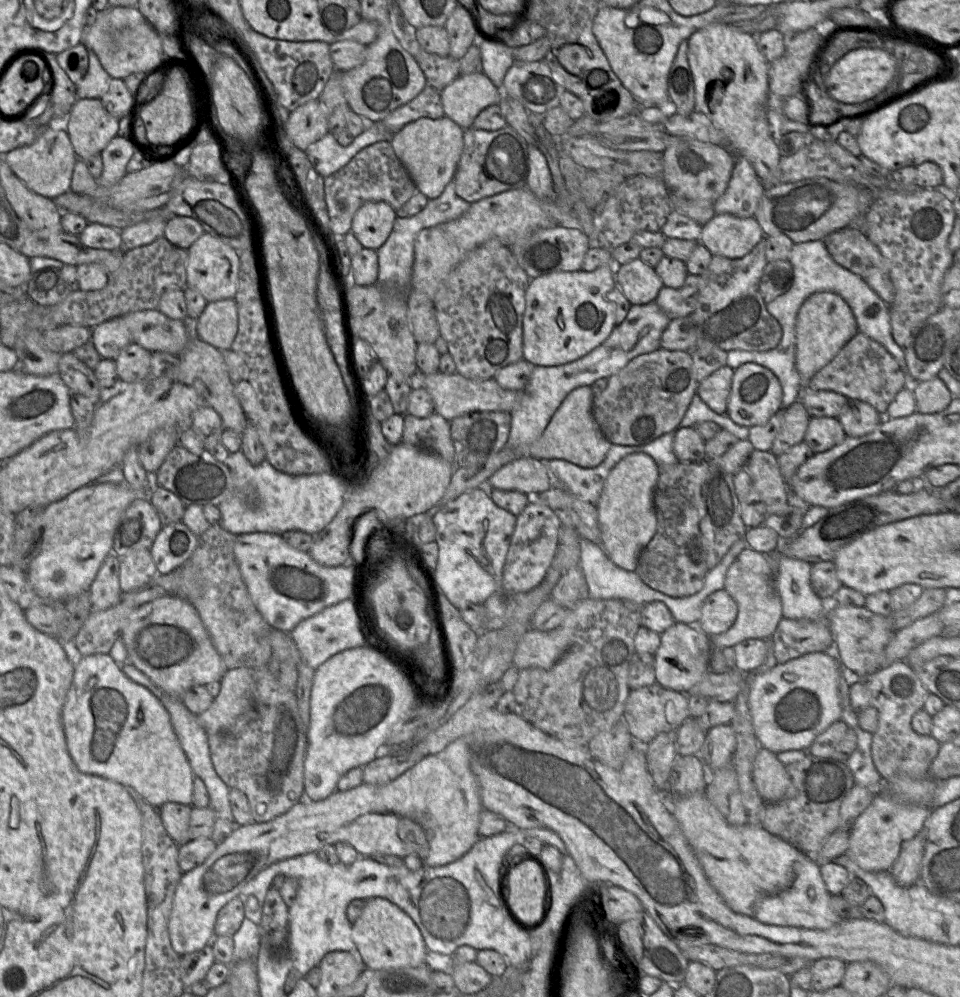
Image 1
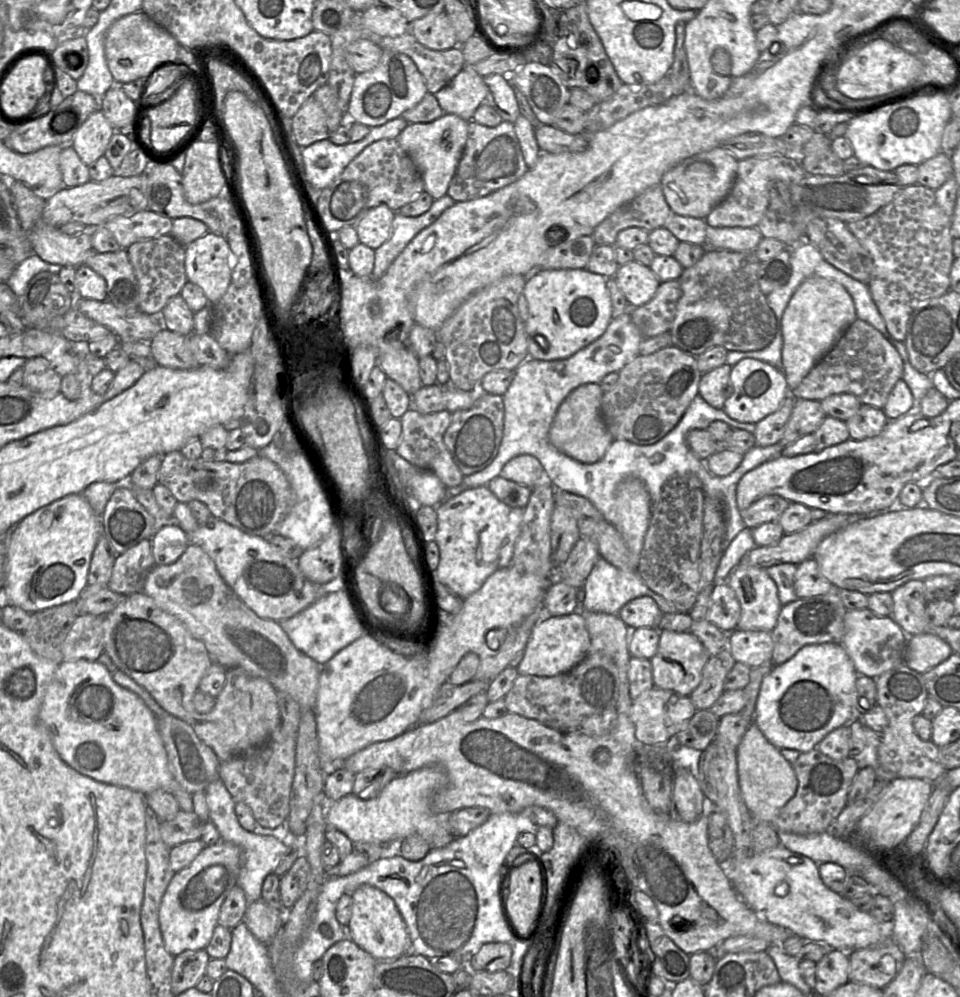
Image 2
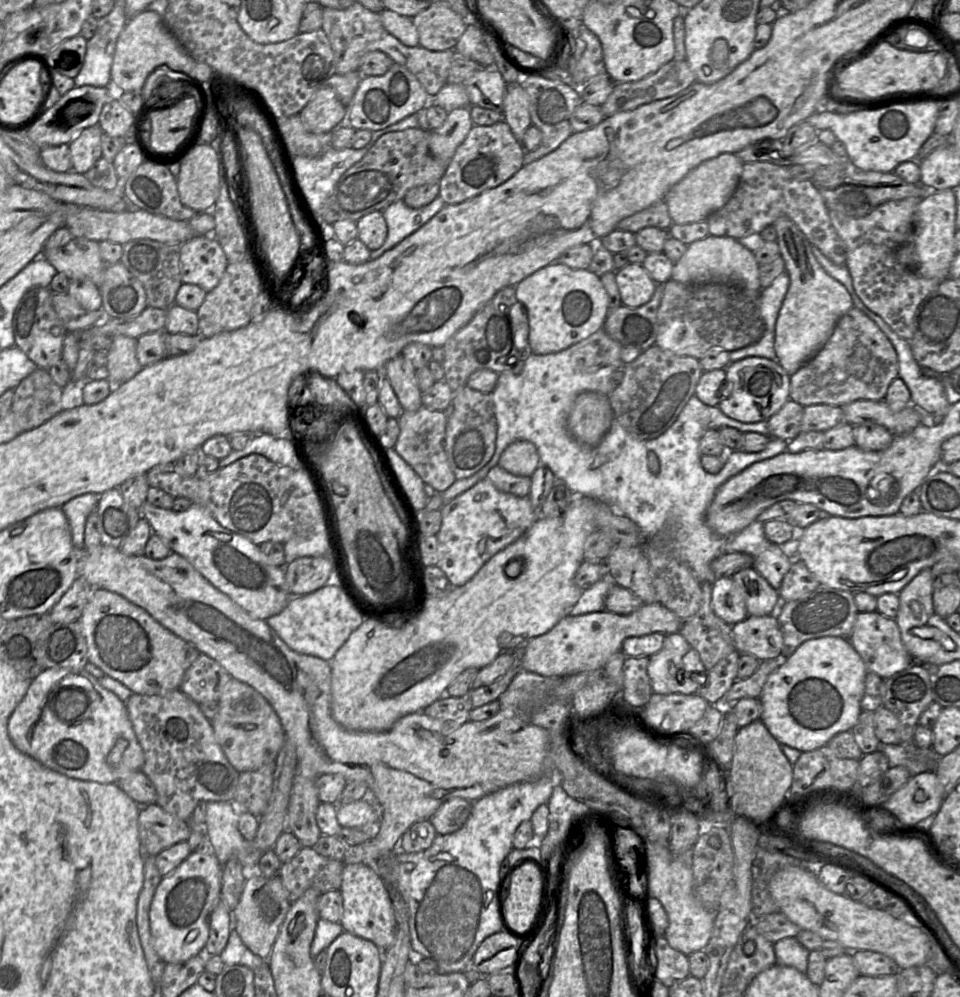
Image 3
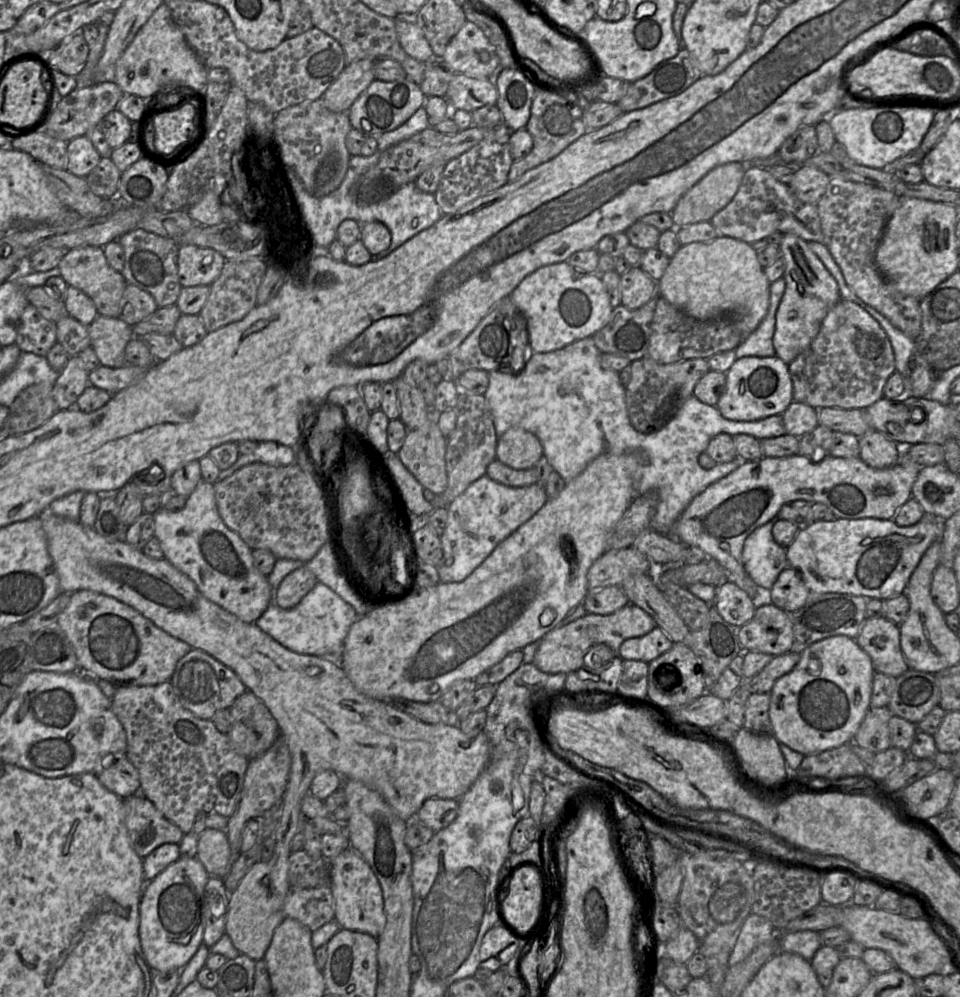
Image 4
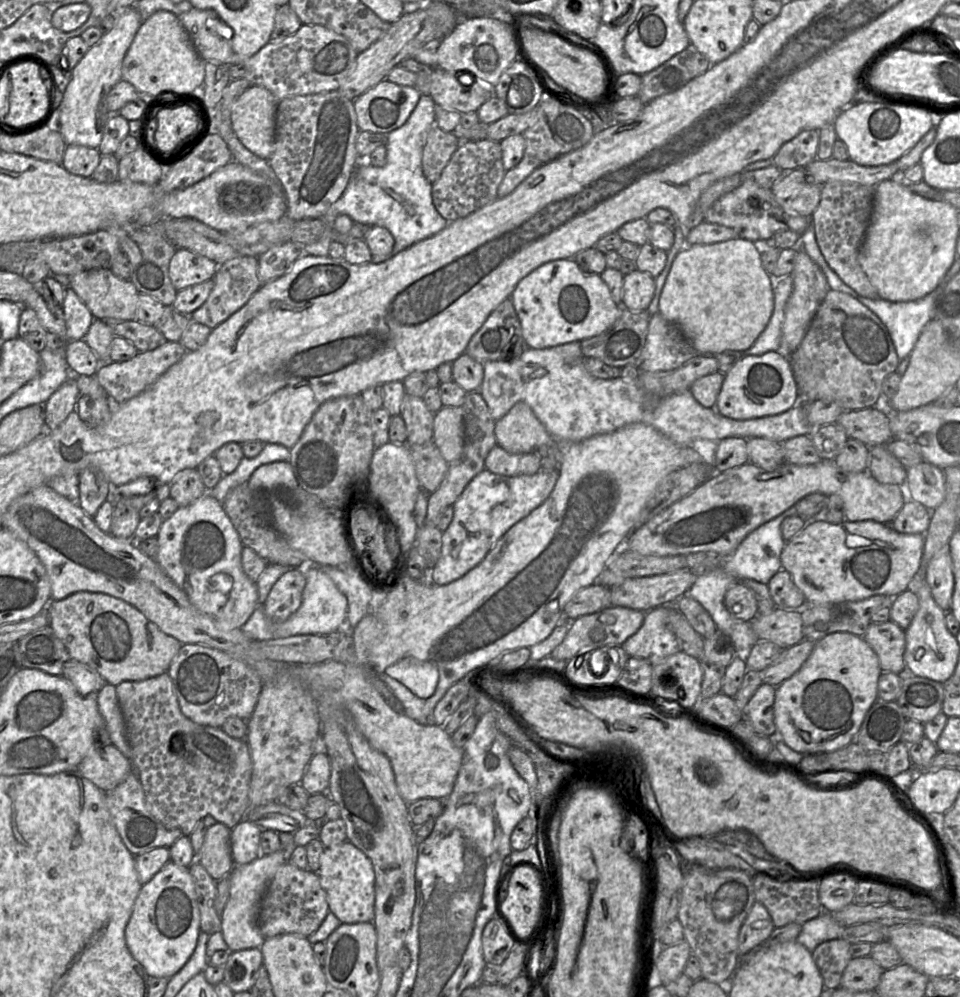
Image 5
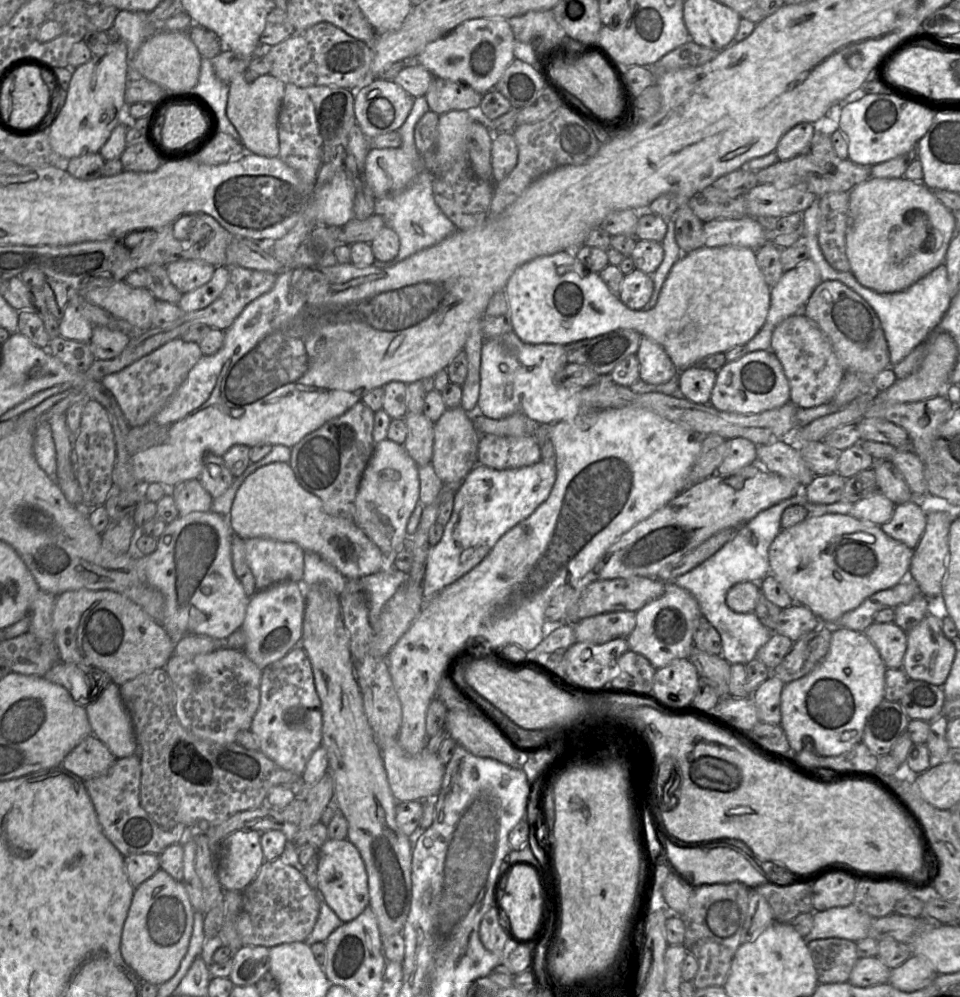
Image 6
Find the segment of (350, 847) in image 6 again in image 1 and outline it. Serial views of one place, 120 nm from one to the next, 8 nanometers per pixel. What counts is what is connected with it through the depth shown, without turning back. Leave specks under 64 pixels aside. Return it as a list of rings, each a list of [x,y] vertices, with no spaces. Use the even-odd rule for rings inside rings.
[[[371,898],[365,901],[360,917],[352,925],[352,940],[365,968],[391,970],[426,964],[428,950],[412,918],[387,899]]]

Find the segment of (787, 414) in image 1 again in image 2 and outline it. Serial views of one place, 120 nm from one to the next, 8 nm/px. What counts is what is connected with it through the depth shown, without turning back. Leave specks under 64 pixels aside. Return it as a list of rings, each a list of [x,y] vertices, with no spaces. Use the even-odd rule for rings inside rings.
[[[795,399],[791,416],[779,443],[785,447],[805,435],[812,434],[826,417],[820,401]]]

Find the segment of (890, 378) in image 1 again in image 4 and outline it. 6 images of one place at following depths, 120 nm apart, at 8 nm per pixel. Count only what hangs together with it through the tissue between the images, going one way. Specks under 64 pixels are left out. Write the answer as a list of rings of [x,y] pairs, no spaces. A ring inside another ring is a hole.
[[[840,299],[826,314],[809,347],[789,365],[793,400],[813,408],[866,409],[883,397],[888,378],[896,371],[891,342],[878,323],[858,304]]]

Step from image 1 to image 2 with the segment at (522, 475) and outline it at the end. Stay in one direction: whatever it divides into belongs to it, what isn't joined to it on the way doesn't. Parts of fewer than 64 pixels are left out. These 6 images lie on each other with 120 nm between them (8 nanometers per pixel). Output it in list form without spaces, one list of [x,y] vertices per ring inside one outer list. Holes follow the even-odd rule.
[[[529,454],[518,455],[510,459],[499,475],[531,489],[540,483],[549,483],[539,460]]]

